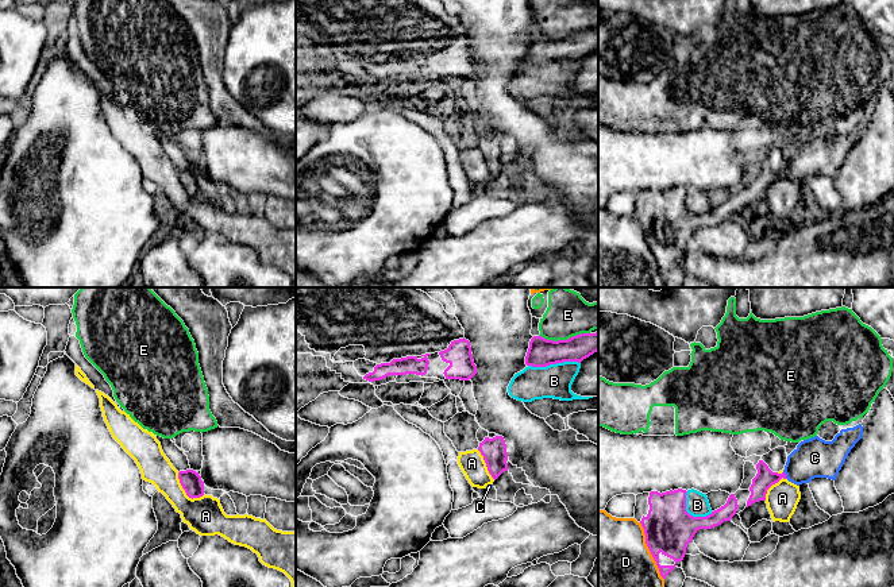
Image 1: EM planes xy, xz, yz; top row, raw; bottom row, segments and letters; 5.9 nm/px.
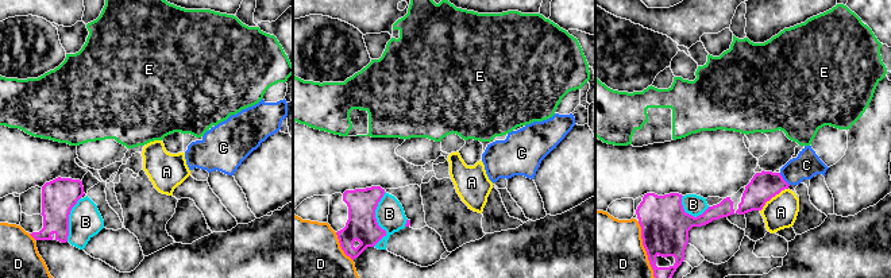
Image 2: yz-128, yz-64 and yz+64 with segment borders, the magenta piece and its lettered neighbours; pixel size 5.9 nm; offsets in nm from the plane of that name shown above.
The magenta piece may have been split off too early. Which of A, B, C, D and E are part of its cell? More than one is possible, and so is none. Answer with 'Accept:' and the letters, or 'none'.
Accept: C

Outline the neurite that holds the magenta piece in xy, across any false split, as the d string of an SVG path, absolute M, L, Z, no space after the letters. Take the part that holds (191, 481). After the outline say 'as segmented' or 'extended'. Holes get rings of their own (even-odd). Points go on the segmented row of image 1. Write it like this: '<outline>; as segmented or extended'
M193 470L180 471L178 479L189 498L200 498L204 495L204 482L199 472Z; as segmented

